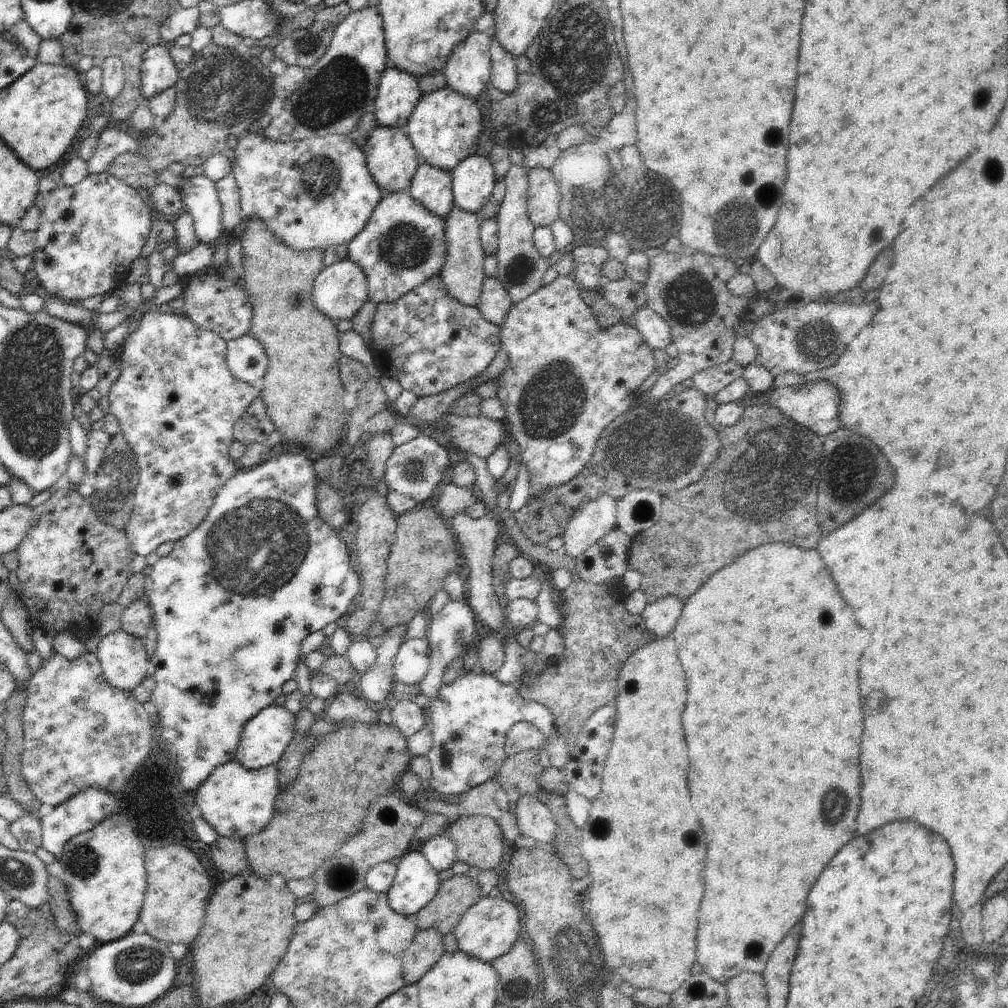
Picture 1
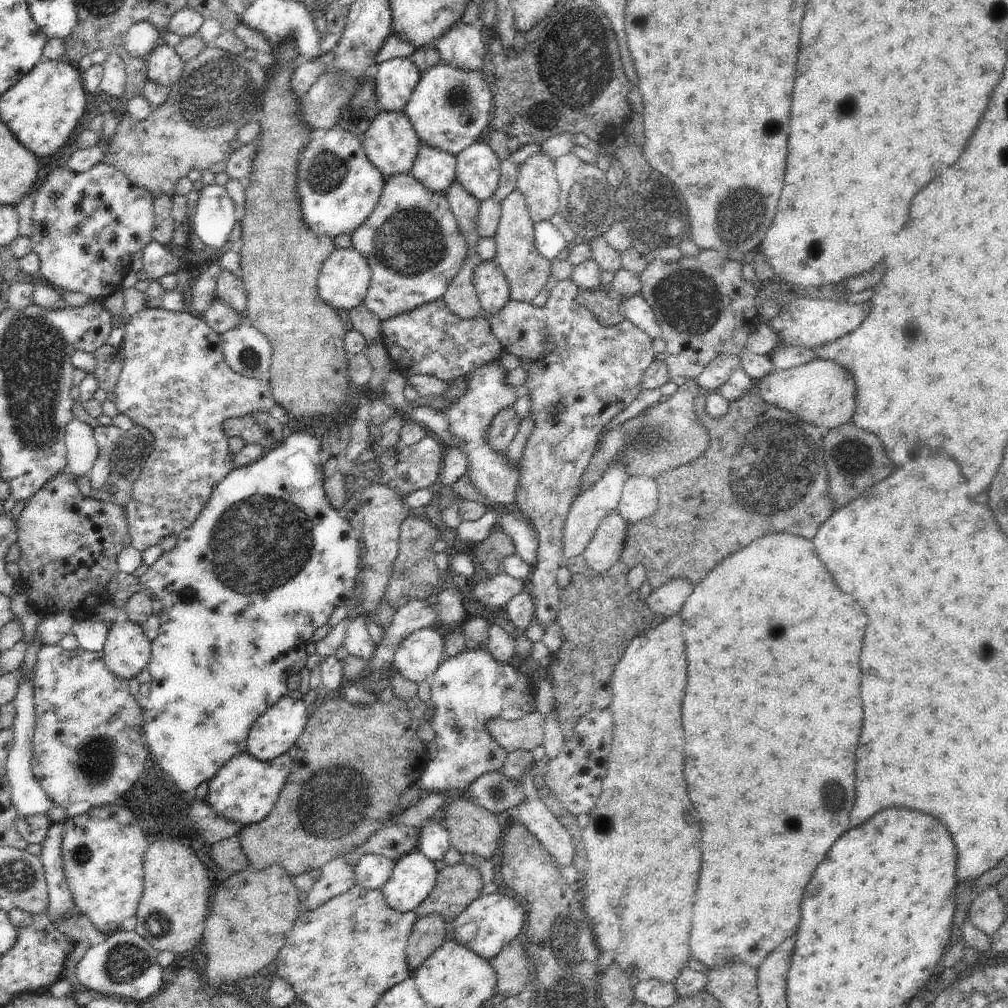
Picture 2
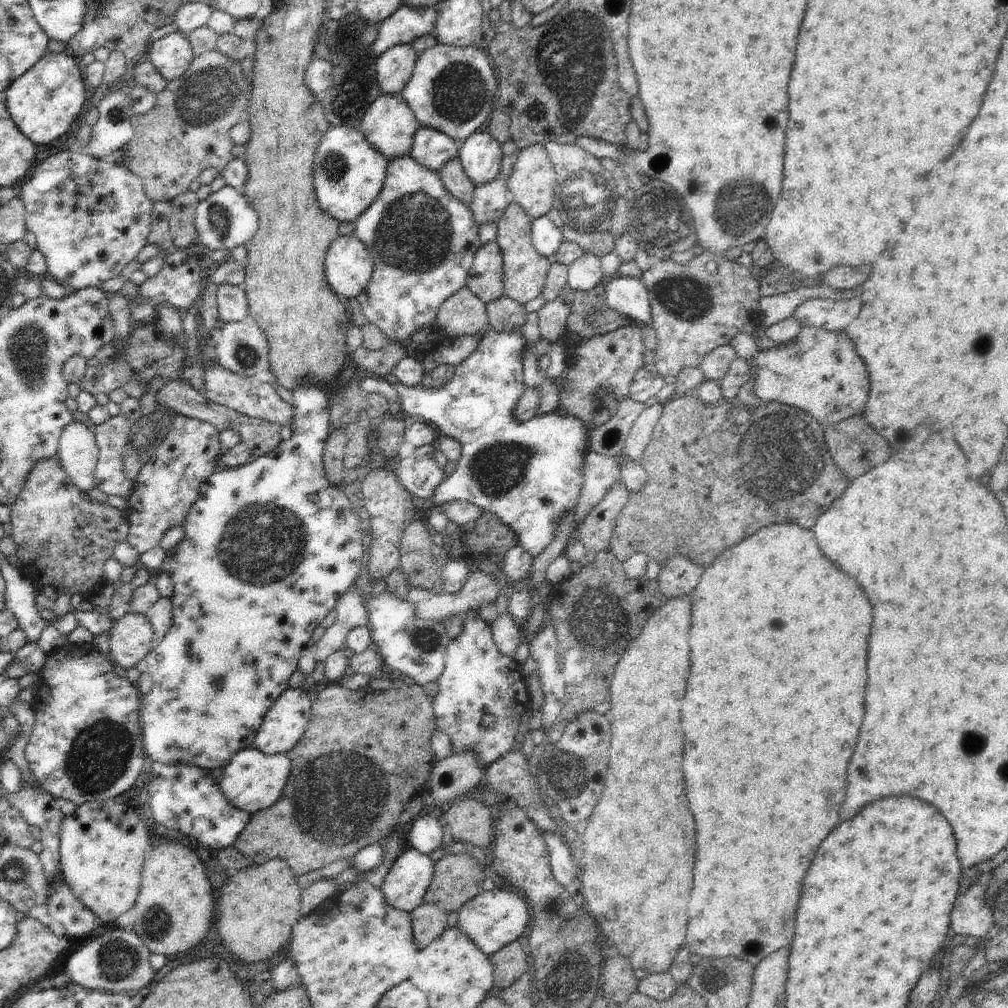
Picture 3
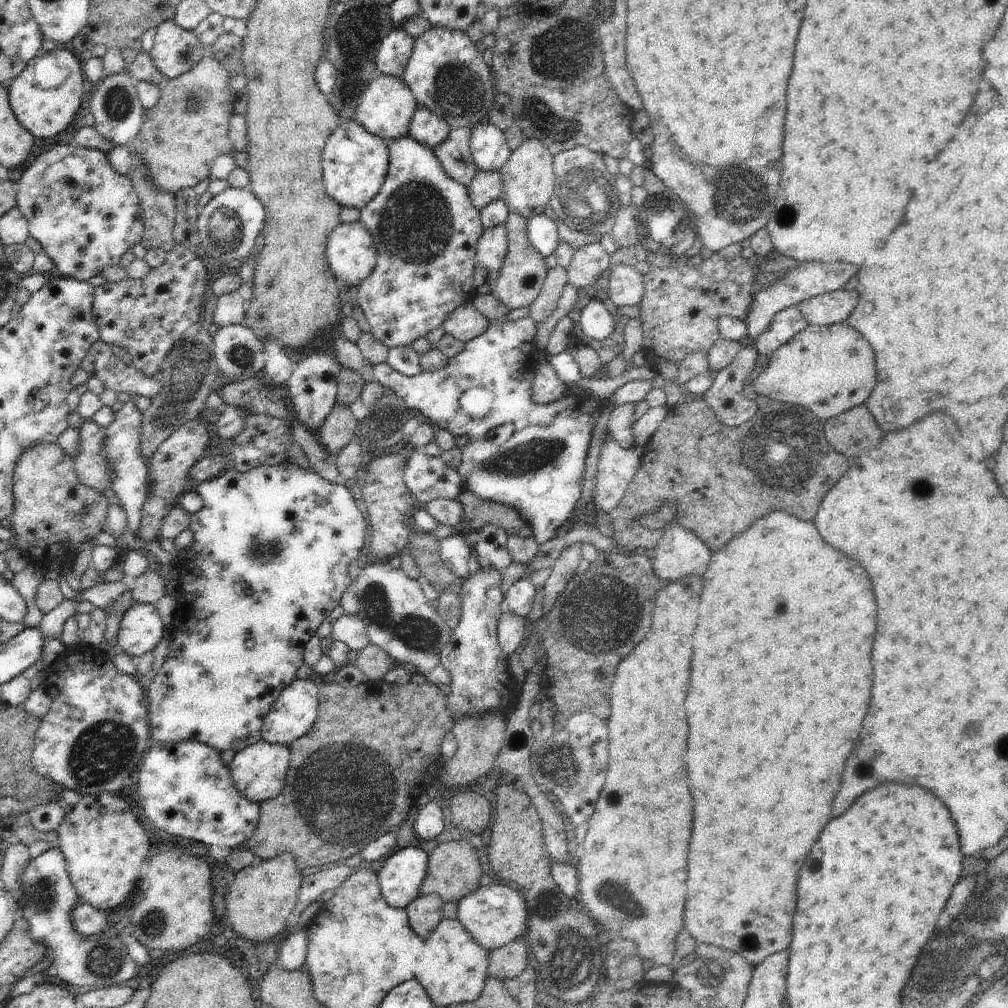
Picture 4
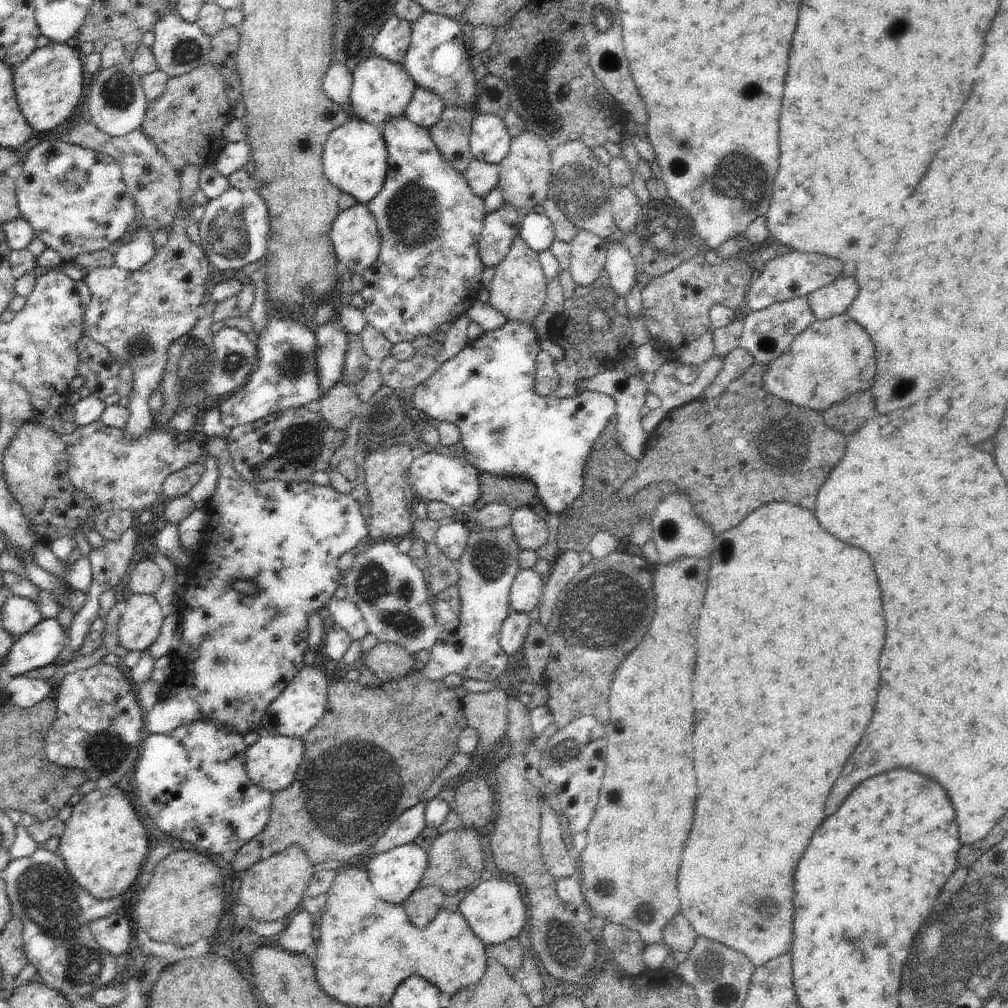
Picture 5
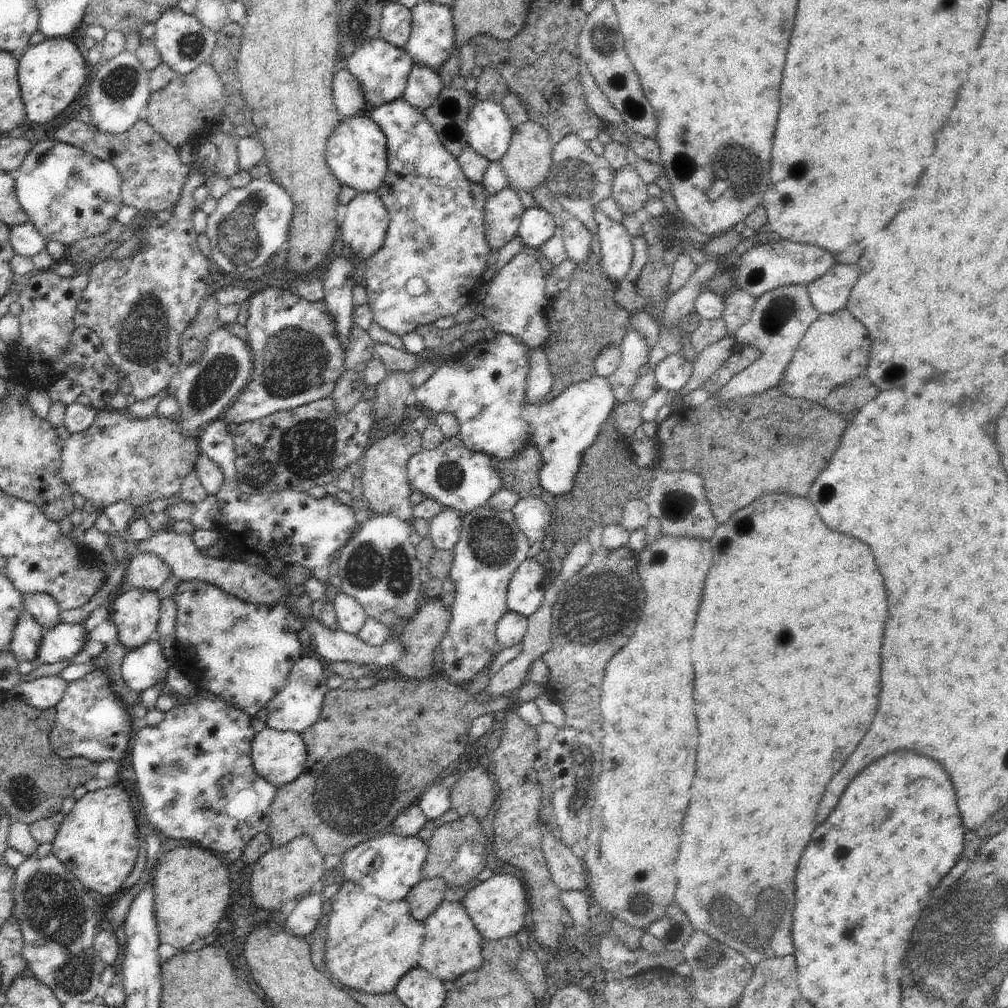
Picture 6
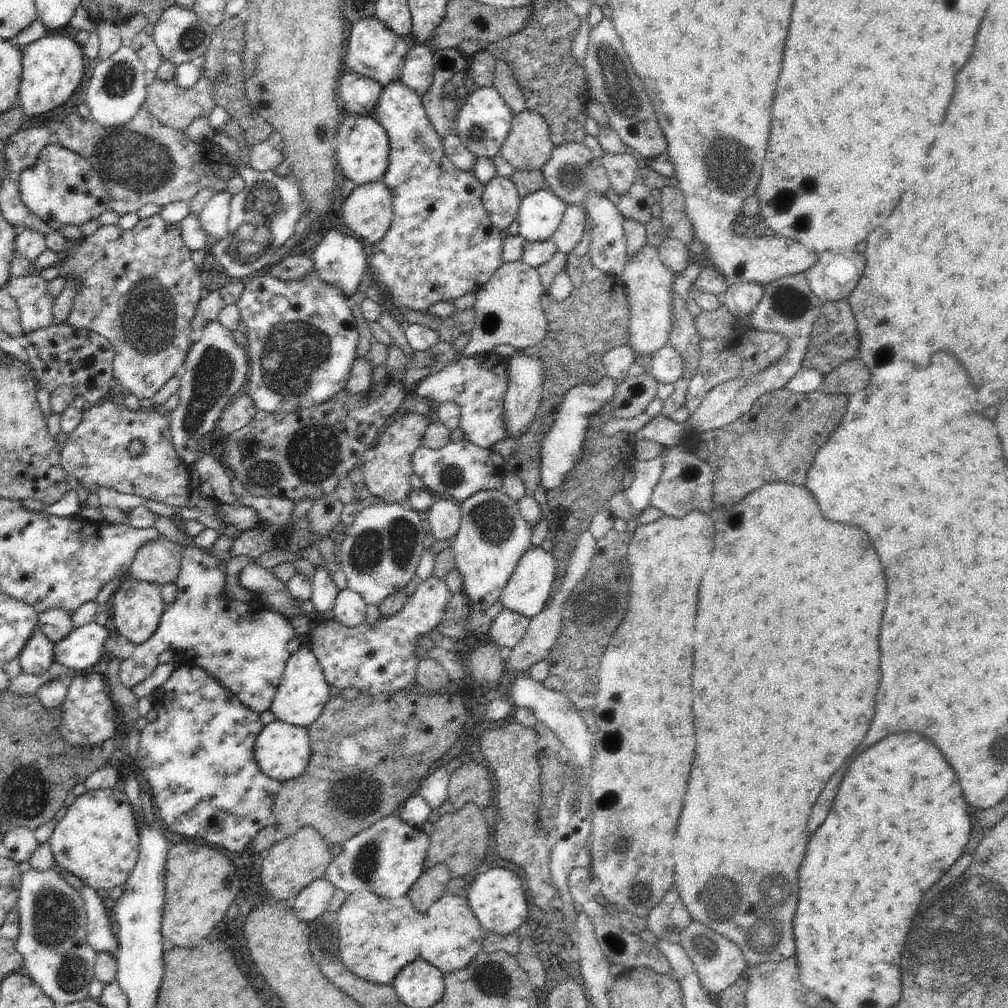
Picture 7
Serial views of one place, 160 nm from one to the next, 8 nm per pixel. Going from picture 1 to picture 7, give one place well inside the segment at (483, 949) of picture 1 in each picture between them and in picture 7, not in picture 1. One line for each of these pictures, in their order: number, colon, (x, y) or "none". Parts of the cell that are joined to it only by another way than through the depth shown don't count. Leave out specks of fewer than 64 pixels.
2: (487, 925)
3: (492, 920)
4: (495, 915)
5: (495, 909)
6: (498, 906)
7: (497, 898)

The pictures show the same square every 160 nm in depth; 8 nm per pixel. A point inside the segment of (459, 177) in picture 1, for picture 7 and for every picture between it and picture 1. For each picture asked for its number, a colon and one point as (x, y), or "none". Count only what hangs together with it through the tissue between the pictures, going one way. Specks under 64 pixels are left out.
2: (478, 169)
3: (481, 155)
4: (488, 147)
5: (489, 141)
6: (489, 131)
7: (484, 121)

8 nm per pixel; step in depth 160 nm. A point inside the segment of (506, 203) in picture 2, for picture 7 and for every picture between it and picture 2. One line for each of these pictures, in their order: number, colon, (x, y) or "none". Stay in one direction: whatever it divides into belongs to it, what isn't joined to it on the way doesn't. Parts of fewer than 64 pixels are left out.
3: (525, 270)
4: (524, 269)
5: (519, 286)
6: (516, 304)
7: (510, 308)

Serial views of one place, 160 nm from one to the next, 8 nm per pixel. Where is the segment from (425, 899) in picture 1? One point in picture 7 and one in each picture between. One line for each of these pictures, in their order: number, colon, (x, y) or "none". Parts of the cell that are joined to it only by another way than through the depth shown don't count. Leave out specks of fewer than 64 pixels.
2: (413, 878)
3: (408, 879)
4: (401, 877)
5: (394, 875)
6: (389, 865)
7: (387, 859)

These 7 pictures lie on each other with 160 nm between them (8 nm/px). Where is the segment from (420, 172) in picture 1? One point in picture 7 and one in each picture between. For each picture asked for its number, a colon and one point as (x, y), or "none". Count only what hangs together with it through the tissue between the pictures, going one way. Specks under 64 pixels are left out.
2: (434, 169)
3: (432, 149)
4: (426, 128)
5: (425, 109)
6: (423, 86)
7: (418, 73)

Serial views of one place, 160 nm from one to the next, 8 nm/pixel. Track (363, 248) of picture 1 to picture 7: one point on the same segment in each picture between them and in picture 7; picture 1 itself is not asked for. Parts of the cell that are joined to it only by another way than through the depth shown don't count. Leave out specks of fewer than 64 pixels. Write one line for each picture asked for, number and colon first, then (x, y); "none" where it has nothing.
2: (411, 241)
3: (423, 241)
4: (426, 230)
5: (428, 270)
6: (432, 263)
7: (441, 245)

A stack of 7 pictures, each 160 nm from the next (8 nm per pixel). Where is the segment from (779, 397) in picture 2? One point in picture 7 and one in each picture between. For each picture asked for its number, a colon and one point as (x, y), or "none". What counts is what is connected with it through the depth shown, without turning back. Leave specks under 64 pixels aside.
3: (820, 372)
4: (828, 369)
5: (833, 359)
6: (835, 350)
7: (834, 339)

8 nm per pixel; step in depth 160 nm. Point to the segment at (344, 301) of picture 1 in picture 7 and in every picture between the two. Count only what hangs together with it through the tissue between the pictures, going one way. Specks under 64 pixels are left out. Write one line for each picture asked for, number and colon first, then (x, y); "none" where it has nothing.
2: (343, 281)
3: (348, 265)
4: (352, 256)
5: (356, 241)
6: (365, 223)
7: (367, 212)

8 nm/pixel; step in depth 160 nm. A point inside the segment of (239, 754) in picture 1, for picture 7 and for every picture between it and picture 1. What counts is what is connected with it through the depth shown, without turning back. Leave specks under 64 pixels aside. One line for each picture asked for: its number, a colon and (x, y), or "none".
2: (276, 731)
3: (284, 725)
4: (293, 714)
5: (300, 706)
6: (297, 707)
7: (303, 693)

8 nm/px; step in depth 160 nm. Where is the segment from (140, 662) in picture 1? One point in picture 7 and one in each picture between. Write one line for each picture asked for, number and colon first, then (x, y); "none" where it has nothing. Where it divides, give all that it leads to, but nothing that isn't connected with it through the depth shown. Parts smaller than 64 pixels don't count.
2: (127, 651)
3: (132, 638)
4: (140, 630)
5: (143, 616)
6: (136, 612)
7: (136, 609)

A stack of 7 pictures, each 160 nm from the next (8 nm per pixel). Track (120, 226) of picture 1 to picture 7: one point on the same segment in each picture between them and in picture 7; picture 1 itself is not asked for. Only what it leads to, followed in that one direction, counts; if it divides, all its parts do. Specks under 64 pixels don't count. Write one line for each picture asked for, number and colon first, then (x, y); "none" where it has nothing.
2: (87, 226)
3: (90, 218)
4: (86, 216)
5: (75, 198)
6: (69, 194)
7: (61, 188)

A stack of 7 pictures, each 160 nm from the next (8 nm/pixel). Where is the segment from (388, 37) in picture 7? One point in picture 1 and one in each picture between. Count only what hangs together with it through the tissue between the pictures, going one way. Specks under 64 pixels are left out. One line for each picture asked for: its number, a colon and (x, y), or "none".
1: (392, 160)
2: (391, 143)
3: (389, 125)
4: (386, 109)
5: (381, 90)
6: (382, 70)

